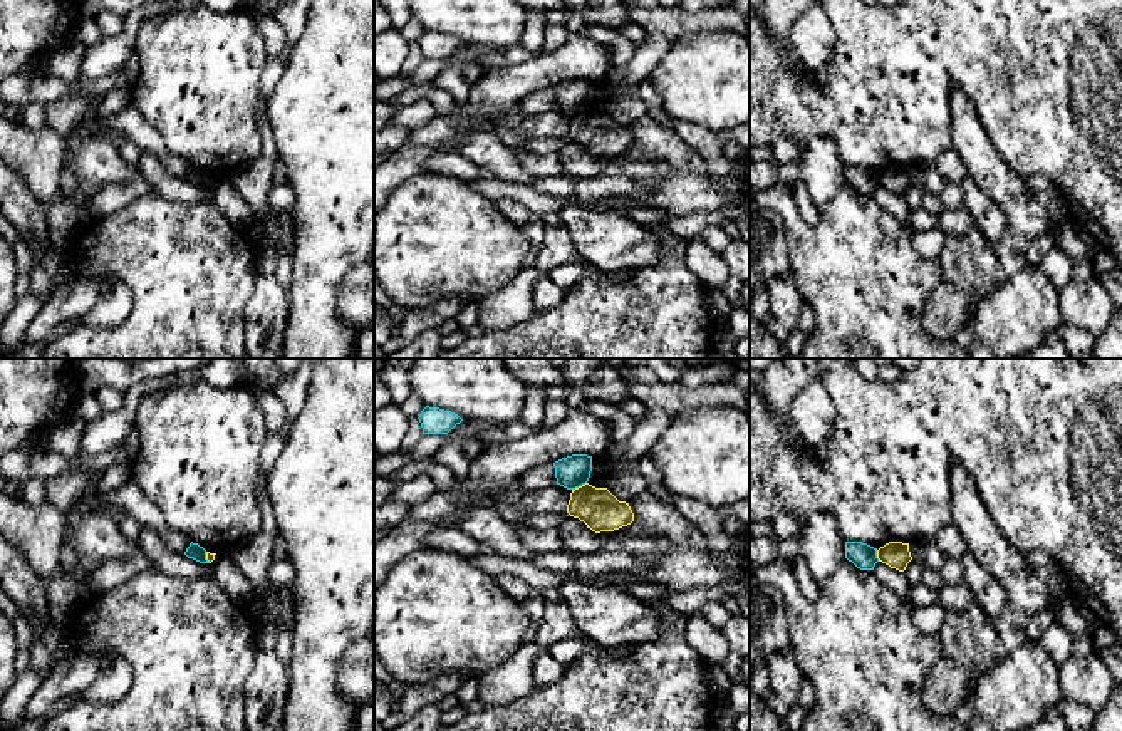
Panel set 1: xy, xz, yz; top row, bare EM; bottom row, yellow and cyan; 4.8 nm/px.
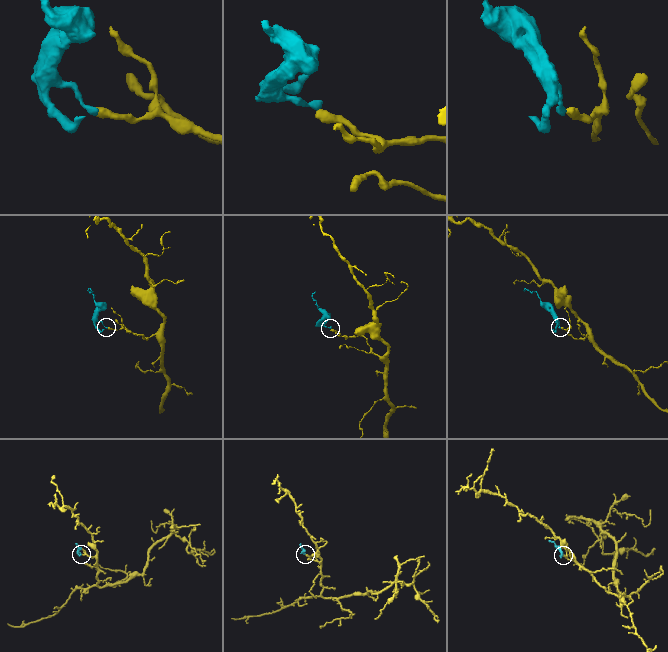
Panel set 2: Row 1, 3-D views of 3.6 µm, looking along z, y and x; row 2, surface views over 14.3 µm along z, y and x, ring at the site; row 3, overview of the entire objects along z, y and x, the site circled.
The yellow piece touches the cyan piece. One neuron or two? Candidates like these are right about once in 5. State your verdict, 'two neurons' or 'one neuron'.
two neurons

